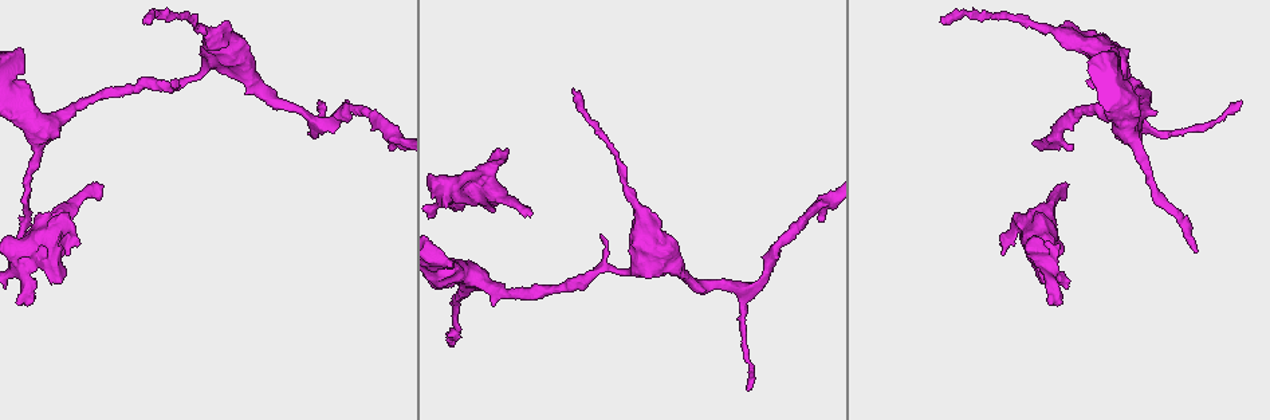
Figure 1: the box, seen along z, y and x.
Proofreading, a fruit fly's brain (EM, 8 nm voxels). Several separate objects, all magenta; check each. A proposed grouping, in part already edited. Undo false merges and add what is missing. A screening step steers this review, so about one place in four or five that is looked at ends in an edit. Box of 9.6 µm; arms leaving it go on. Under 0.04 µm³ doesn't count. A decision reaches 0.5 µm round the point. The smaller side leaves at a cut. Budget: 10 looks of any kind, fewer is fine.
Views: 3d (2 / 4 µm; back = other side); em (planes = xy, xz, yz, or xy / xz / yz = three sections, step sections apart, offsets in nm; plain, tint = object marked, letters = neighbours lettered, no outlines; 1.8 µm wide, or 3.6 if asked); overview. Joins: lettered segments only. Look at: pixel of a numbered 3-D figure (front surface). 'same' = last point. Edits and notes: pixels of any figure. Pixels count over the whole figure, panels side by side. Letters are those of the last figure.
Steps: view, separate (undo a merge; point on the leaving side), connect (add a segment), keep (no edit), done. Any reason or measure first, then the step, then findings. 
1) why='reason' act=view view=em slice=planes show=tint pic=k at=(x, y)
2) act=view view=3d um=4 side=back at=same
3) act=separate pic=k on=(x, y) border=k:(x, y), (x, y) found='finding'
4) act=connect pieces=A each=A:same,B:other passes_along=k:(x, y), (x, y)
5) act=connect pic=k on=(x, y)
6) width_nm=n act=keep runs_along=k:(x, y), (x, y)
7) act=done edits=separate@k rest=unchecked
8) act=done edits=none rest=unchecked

why='end of a long branch' act=view view=3d um=2 pic=1 at=(144, 20)

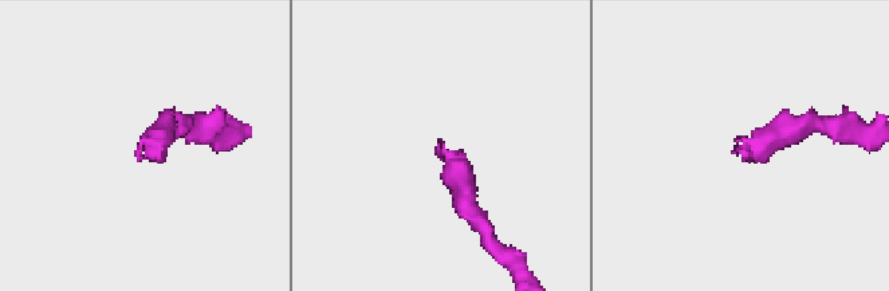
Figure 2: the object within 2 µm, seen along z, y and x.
why='shape alone is not enough' act=view view=em slice=xz step=8 show=tint pic=2 at=(443, 145)

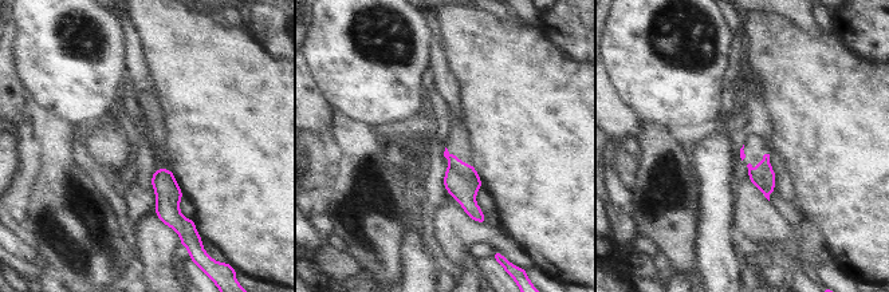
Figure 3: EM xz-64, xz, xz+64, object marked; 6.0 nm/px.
act=view view=em slice=yz step=16 show=letters at=same

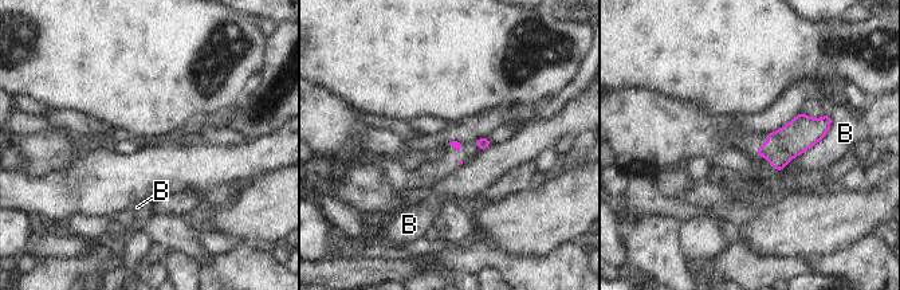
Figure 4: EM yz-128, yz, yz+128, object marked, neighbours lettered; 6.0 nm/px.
longest_contact=B:320nm act=keep each=B:other border=4:(829, 113), (829, 130), (800, 155) found='none of them fits'

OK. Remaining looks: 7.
act=view view=3d um=2 pic=1 at=(495, 153)

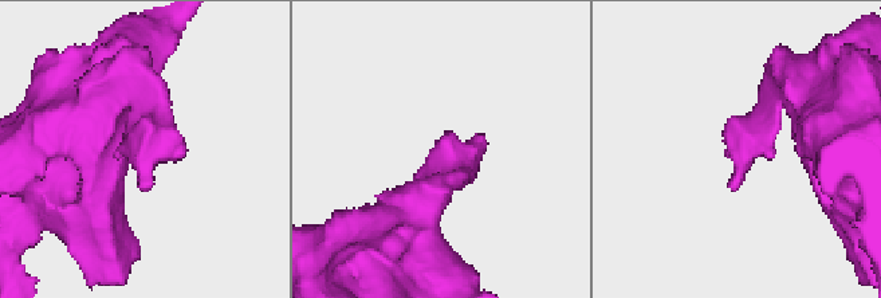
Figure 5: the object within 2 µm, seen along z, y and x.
act=view view=em slice=yz step=16 show=plain pic=5 at=(736, 190)

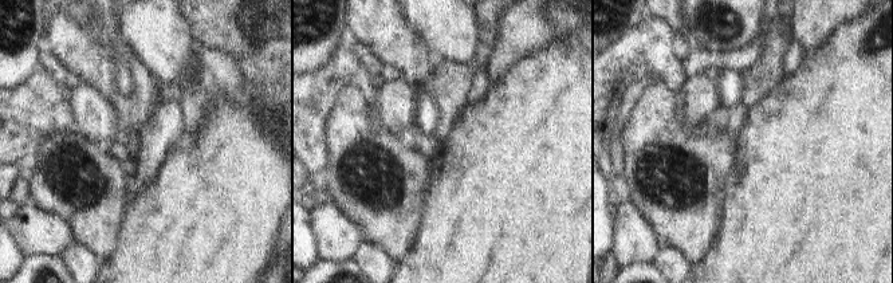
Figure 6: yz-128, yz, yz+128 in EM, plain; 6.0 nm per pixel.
act=view view=em slice=yz step=16 show=letters at=same

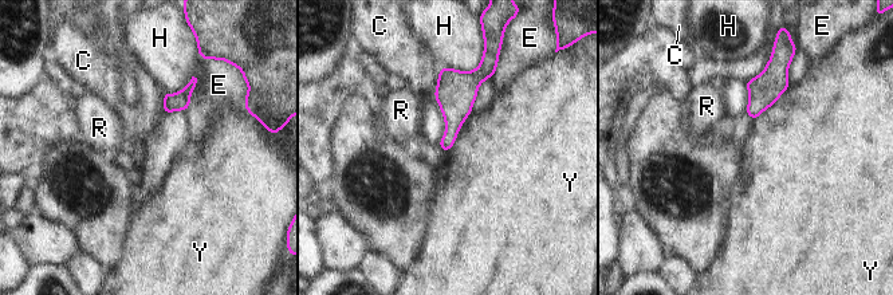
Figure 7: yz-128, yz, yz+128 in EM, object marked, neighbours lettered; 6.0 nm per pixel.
width_nm=100 act=keep each=C:other,E:other,H:other,R:other,Y:other found='none of them fits'

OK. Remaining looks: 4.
why='an open end' act=view view=em slice=planes show=letters pic=1 at=(1065, 188)

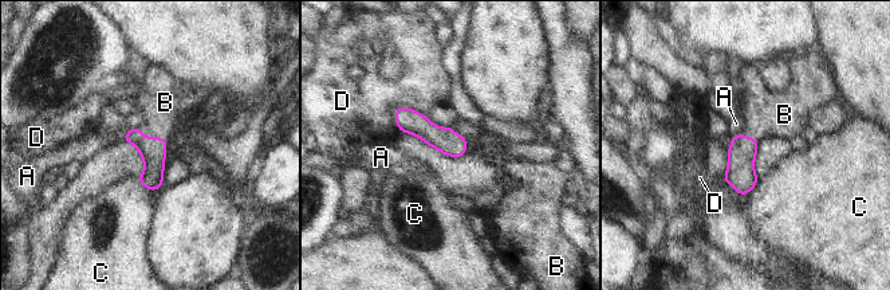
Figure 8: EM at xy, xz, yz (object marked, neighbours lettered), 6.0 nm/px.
width_nm=160 act=connect pieces=B each=A:other,B:same,C:other,D:other passes_along=8:(153, 149), (152, 137), (165, 102) found='it goes on there'

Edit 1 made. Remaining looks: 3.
why='see it whole again' act=view view=overview

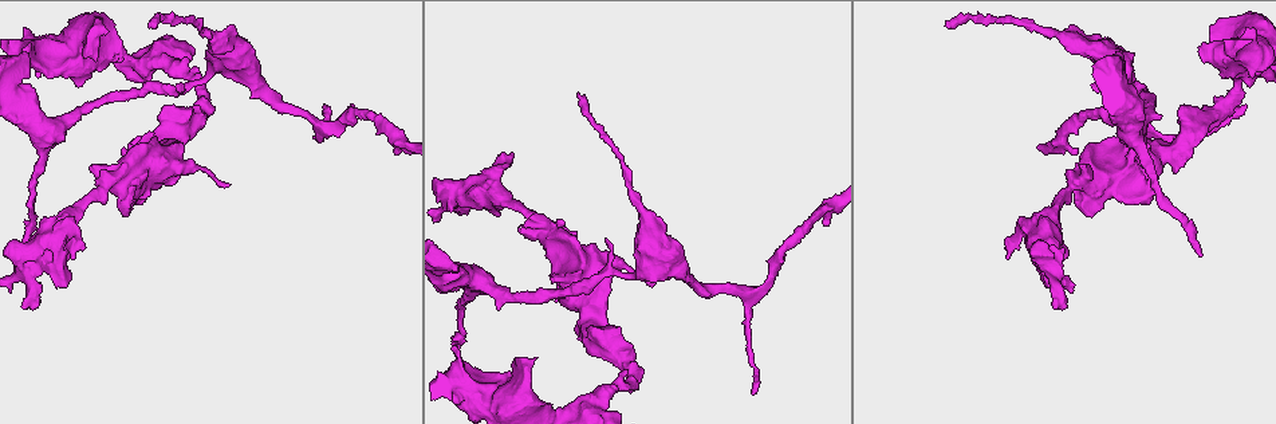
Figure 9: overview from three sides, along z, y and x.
why='thick end' act=view view=em um=3.6 slice=xz step=16 show=plain pic=9 at=(1247, 84)

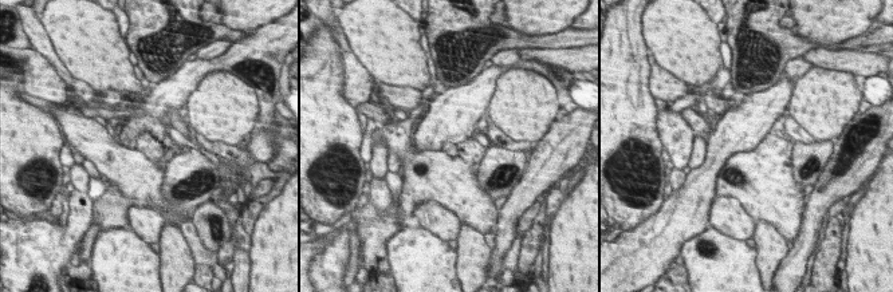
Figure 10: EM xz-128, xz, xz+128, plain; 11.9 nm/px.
why='see the neighbours' act=view view=em um=3.6 slice=xz step=16 show=letters at=same

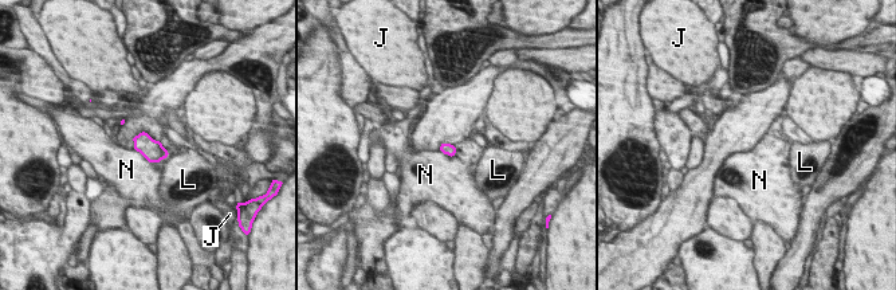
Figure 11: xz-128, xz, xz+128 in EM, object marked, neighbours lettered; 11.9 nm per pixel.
act=keep each=J:other,L:other,N:other border=11:(134, 148), (149, 161), (164, 159) found='none of them fits'

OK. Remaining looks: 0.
act=done edits=connect@8 rest=unchecked

